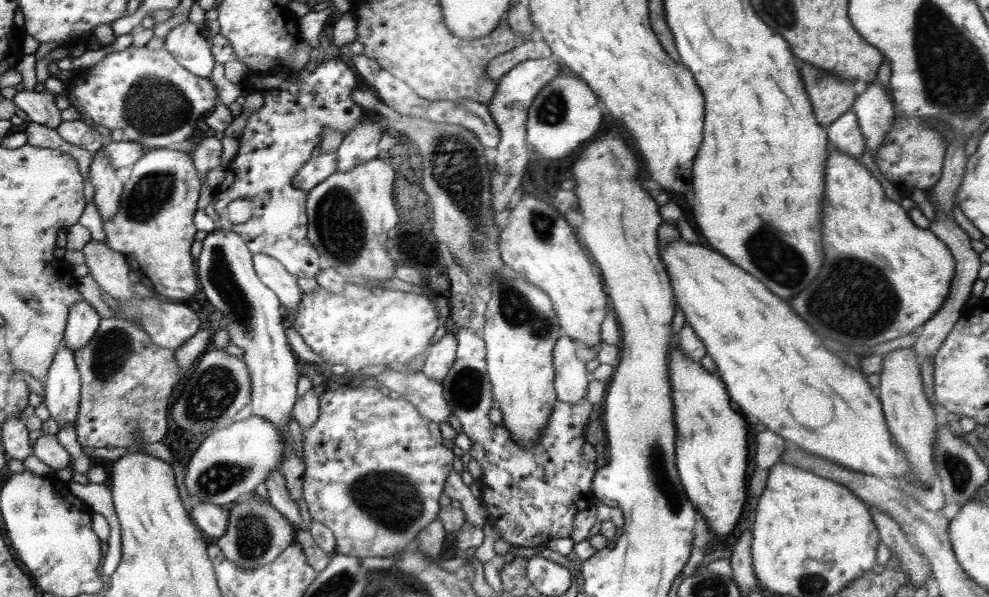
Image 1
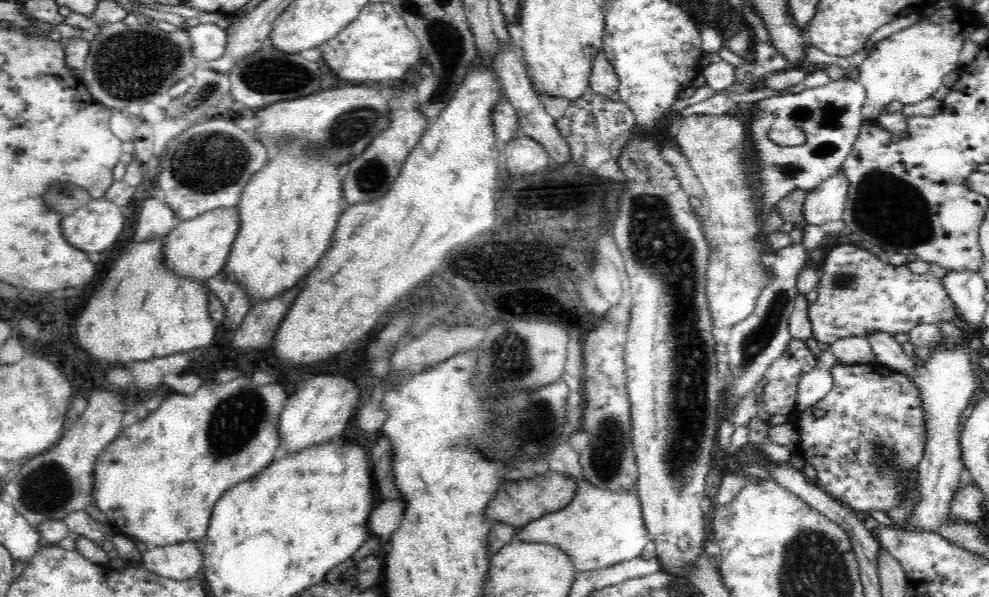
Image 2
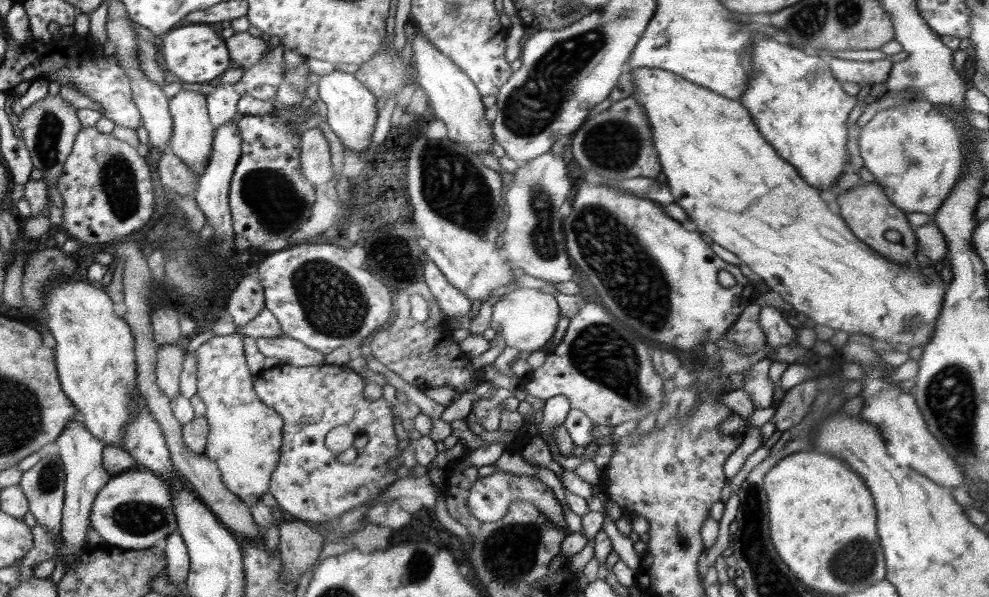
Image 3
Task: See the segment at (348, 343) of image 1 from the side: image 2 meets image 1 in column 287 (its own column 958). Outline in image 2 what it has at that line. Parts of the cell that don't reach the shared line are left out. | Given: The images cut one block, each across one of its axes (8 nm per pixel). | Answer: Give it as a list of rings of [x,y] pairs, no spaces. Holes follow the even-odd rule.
[[[854,243],[840,244],[834,247],[826,256],[822,275],[819,277],[819,295],[808,309],[809,320],[812,323],[813,338],[818,343],[831,346],[833,342],[848,336],[867,337],[872,332],[888,332],[893,337],[899,333],[910,333],[918,324],[935,324],[938,322],[958,323],[959,314],[955,304],[940,277],[930,271],[926,274],[914,274],[907,264],[895,266],[884,263],[878,255]]]

